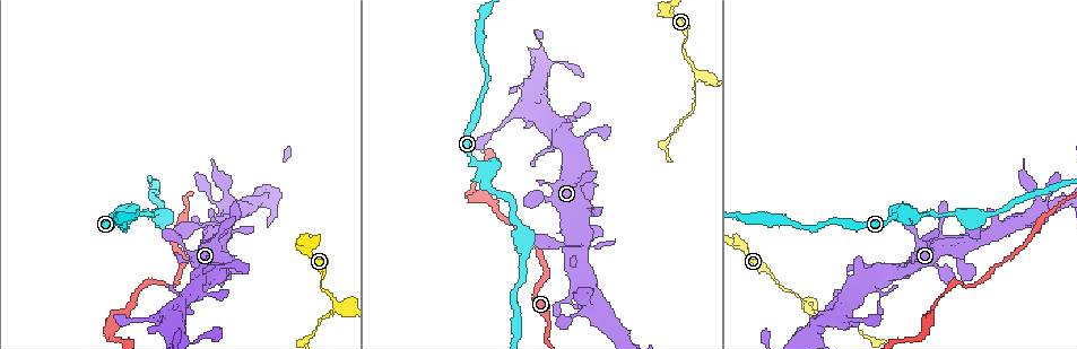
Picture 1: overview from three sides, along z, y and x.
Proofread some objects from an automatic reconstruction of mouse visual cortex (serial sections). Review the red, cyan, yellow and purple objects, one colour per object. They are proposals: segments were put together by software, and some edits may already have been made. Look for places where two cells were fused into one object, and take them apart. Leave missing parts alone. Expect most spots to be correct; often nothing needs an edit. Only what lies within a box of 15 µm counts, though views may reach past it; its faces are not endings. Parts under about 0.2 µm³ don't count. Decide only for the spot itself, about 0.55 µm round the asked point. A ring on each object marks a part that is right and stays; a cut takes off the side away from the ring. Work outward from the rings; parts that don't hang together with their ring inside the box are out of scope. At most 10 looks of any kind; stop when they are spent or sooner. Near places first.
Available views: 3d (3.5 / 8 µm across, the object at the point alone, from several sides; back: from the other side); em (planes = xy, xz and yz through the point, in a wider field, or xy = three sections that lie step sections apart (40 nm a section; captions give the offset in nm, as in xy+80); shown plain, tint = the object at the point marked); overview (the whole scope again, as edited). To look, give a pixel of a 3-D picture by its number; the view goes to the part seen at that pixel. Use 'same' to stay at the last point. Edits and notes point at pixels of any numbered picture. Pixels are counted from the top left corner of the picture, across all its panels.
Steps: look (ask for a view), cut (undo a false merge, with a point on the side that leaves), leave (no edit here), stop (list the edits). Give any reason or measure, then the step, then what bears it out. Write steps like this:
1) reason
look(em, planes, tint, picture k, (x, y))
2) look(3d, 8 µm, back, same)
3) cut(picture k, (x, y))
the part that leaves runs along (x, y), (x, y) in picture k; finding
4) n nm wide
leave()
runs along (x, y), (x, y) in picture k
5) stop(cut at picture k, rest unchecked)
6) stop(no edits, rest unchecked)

sharp bend
look(3d, 3.5 µm, picture 1, (488, 172))

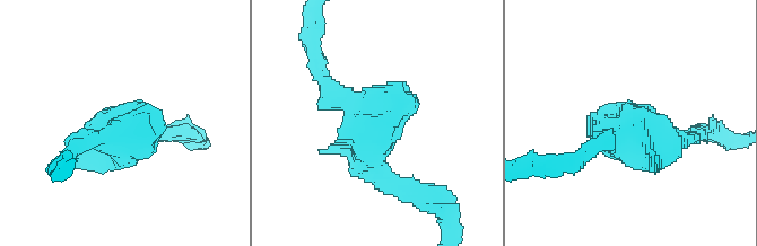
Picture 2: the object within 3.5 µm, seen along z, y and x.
now the EM
look(em, xy, step 1, tint, picture 2, (369, 116))

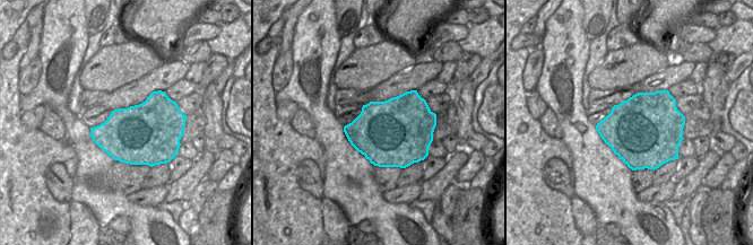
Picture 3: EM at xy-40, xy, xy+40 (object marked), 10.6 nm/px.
750 nm wide
leave()
runs along (320, 75), (393, 182) in picture 2; one cell here

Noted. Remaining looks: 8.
look(3d, 8 µm, picture 1, (108, 337))

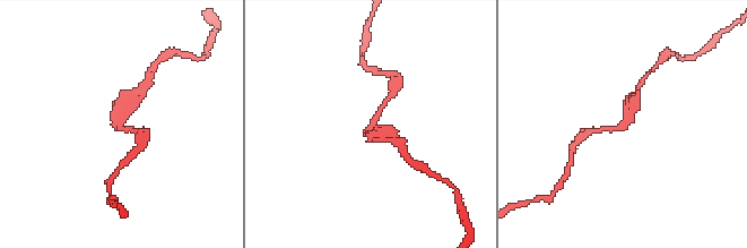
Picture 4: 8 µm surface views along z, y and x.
zoom in
look(3d, 3.5 µm, picture 4, (621, 129))

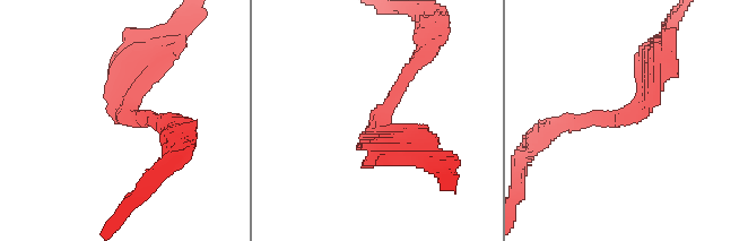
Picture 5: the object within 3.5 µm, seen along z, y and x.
look(em, planes, tint, picture 5, (123, 113))

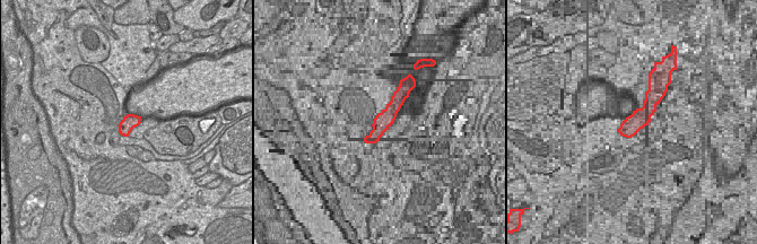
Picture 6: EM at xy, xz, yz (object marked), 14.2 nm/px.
arms of 200, 300 nm
leave()
runs along (654, 56), (634, 111), (571, 121) in picture 5; all the same cell

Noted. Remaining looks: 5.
sharp bend
look(3d, 3.5 µm, picture 1, (806, 337))

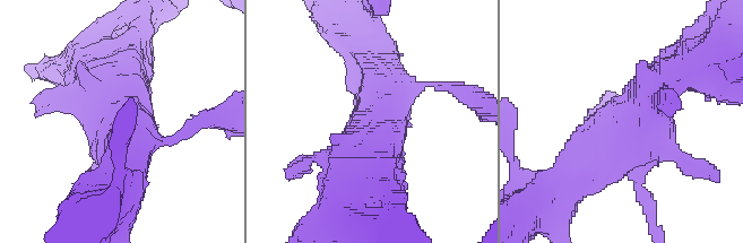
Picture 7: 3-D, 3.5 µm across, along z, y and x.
shape alone is not enough
look(em, xy, step 3, tint, picture 7, (620, 127))

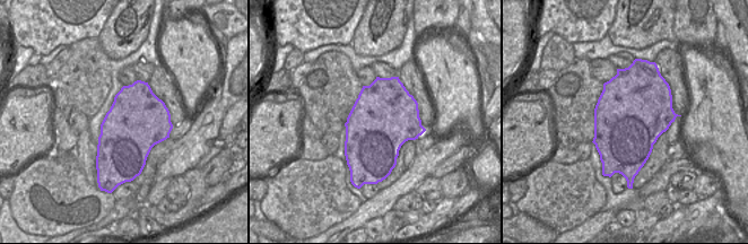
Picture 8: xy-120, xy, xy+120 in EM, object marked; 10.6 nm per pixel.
700 nm wide
leave()
runs along (687, 68), (634, 120), (592, 140) in picture 7; all the same cell

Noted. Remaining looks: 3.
abrupt turn
look(3d, 3.5 µm, picture 1, (665, 7))

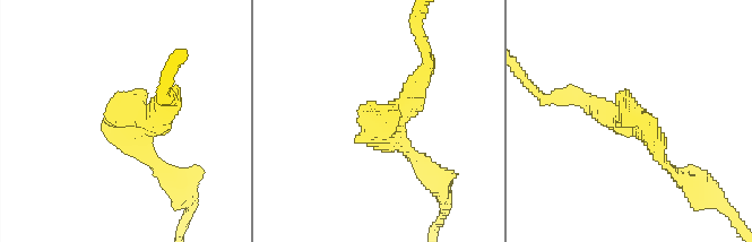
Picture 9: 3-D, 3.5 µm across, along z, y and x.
need the tissue
look(em, xy, step 3, tint, picture 9, (133, 115))

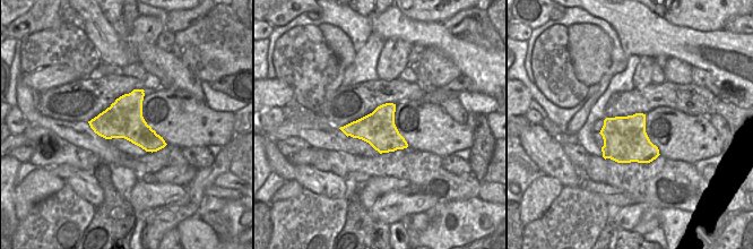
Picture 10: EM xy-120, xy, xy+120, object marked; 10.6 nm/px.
leave()
runs along (672, 169), (633, 117), (587, 95) in picture 9; all the same cell

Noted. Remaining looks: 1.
stop(no edits, rest unchecked)

